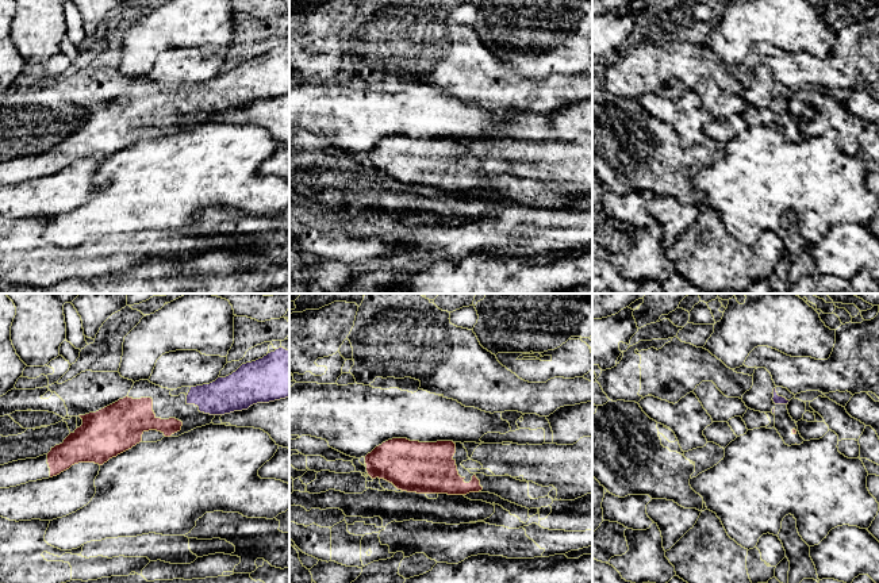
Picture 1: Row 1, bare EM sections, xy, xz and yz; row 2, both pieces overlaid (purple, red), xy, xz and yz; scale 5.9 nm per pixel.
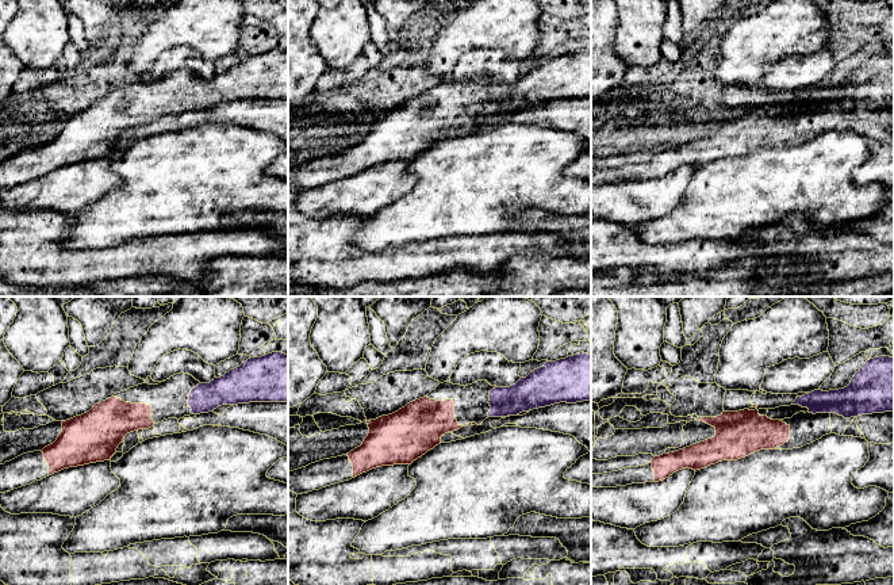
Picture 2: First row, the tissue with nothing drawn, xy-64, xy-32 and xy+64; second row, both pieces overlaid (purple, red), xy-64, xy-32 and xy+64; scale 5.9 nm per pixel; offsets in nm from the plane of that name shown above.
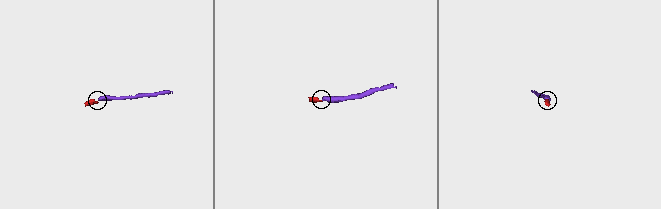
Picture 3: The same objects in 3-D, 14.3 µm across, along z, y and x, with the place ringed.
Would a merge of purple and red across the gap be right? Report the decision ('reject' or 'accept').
accept

